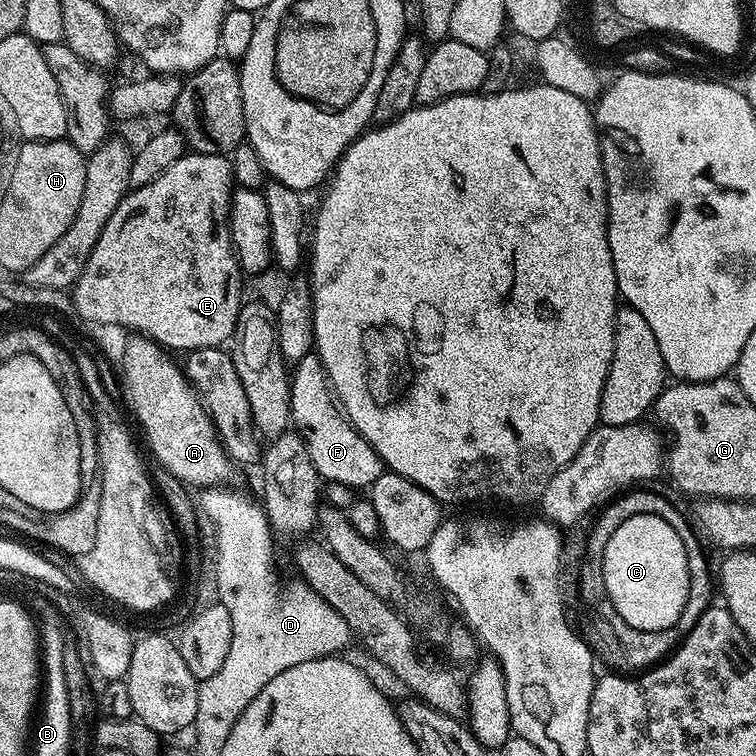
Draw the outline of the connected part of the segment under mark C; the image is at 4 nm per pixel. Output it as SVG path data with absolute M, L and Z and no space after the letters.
M638 514L626 518L626 522L622 522L614 534L610 534L610 542L606 542L604 551L606 590L610 594L610 602L614 602L614 610L618 610L624 621L634 626L637 632L657 632L675 626L686 606L690 590L686 558L687 548L682 546L682 538L678 538L670 522L654 518L654 514Z

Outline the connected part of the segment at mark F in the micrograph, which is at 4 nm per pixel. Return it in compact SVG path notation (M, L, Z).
M310 351L295 363L291 369L290 379L292 389L290 390L290 406L292 407L292 424L295 431L300 433L301 438L306 442L306 450L310 450L310 462L314 462L314 470L320 475L321 481L328 484L341 484L350 490L356 488L371 489L373 482L385 472L380 455L358 434L358 430L344 415L339 403L334 399L334 393L328 382L328 375L322 366L320 357L315 351Z

